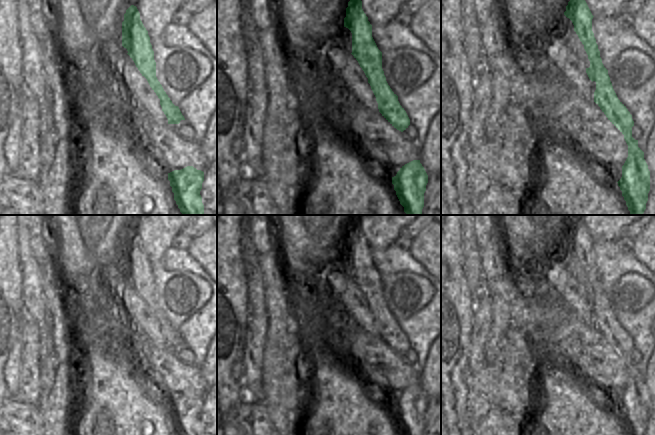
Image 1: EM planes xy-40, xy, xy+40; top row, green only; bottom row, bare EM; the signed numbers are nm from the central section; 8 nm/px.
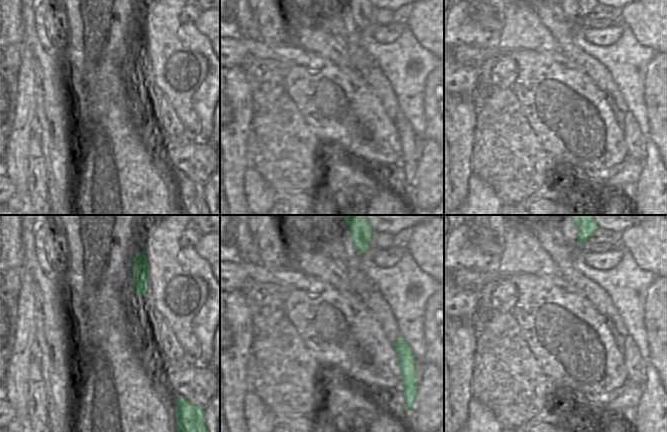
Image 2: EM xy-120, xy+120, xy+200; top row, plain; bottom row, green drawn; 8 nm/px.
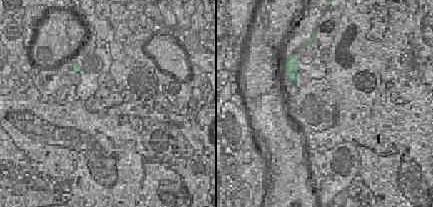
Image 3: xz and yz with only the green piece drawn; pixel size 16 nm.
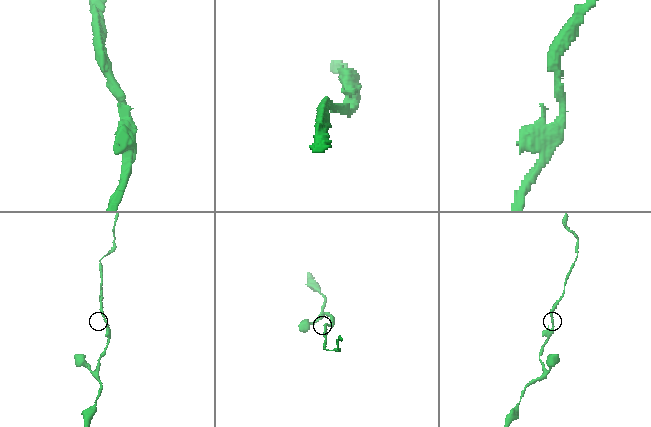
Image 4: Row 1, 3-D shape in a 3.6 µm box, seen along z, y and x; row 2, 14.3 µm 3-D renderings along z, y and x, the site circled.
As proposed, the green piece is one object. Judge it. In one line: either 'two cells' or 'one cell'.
one cell

